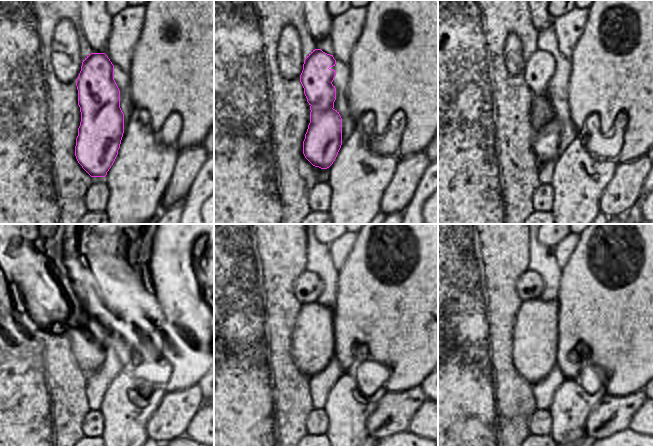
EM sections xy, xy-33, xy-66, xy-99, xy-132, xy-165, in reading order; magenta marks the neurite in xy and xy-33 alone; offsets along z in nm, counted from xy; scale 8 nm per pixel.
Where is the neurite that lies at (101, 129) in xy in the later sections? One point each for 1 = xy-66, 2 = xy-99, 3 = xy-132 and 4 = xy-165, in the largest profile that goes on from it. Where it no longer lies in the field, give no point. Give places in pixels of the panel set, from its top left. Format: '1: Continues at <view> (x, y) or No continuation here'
1: Continues at xy-66 (540, 67)
2: Continues at xy-99 (84, 285)
3: Continues at xy-132 (306, 285)
4: Continues at xy-165 (530, 284).

